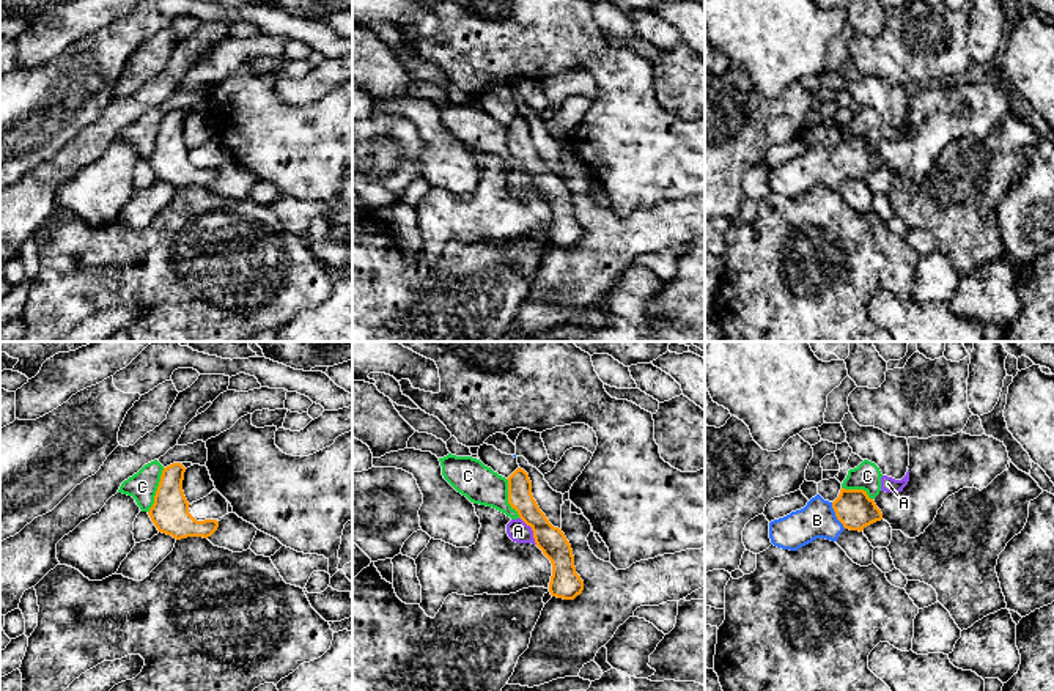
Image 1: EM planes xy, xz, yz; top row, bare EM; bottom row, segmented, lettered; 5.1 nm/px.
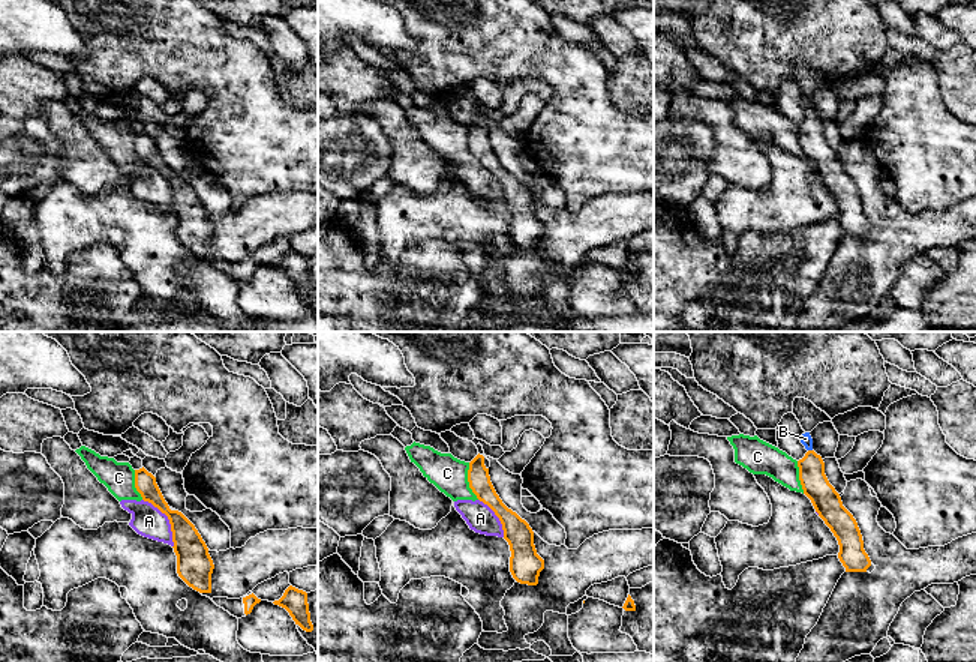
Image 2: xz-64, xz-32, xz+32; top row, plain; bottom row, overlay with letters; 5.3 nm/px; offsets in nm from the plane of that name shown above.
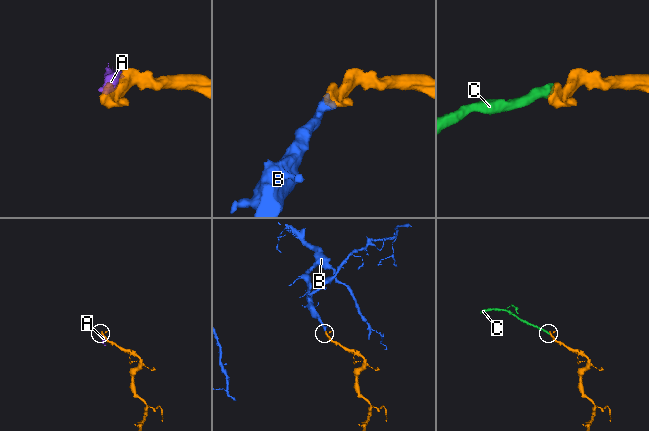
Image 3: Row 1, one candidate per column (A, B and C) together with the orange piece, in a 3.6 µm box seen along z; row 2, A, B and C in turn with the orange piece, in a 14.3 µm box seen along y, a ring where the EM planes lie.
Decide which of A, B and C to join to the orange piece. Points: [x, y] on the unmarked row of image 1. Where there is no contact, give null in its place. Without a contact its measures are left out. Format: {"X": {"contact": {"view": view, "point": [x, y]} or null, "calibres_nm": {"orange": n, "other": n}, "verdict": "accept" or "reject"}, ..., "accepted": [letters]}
{"A": {"contact": {"view": "xz", "point": [532, 177]}, "calibres_nm": {"orange": 150, "other": 110}, "verdict": "reject"}, "B": {"contact": {"view": "yz", "point": [836, 162]}, "calibres_nm": {"orange": 190, "other": 190}, "verdict": "accept"}, "C": {"contact": {"view": "xy", "point": [158, 137]}, "calibres_nm": {"orange": 190, "other": 150}, "verdict": "reject"}, "accepted": ["B"]}

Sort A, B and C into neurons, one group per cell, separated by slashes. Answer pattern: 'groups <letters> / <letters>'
groups A C / B

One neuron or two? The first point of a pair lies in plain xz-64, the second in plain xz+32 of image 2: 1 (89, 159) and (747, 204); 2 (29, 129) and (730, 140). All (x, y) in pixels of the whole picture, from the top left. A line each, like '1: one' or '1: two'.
1: two
2: two

